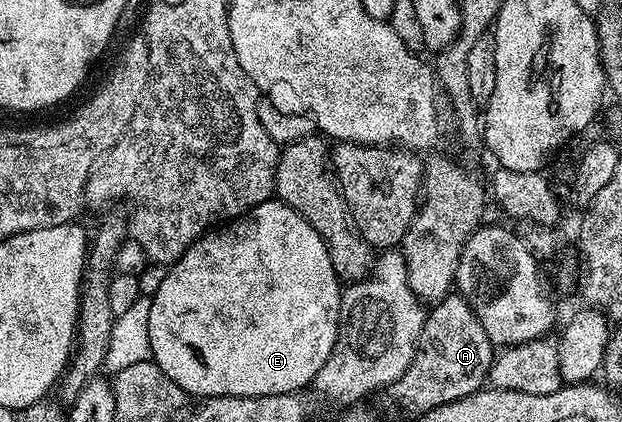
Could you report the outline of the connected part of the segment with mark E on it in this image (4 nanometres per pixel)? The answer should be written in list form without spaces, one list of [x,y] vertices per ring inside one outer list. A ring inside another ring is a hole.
[[[271,197],[267,201],[263,201],[259,205],[255,205],[250,211],[246,211],[244,215],[226,222],[224,225],[218,226],[216,229],[210,229],[205,232],[201,238],[196,239],[188,249],[186,249],[181,258],[168,268],[169,271],[161,279],[161,284],[157,287],[157,295],[155,294],[155,362],[159,370],[167,373],[167,377],[171,377],[171,381],[175,385],[179,385],[185,390],[186,396],[201,395],[200,397],[212,397],[215,395],[242,395],[243,397],[255,397],[256,395],[278,395],[279,393],[304,392],[304,387],[308,388],[312,384],[313,379],[319,373],[319,369],[323,369],[323,361],[327,361],[327,357],[331,357],[331,349],[335,349],[335,337],[339,329],[339,317],[341,316],[341,293],[343,290],[342,280],[337,278],[335,273],[335,265],[331,265],[331,253],[327,253],[327,245],[323,241],[323,237],[319,237],[319,233],[315,233],[315,229],[311,229],[311,225],[299,213],[295,213],[295,209],[291,209],[287,204],[281,202],[276,197]]]

